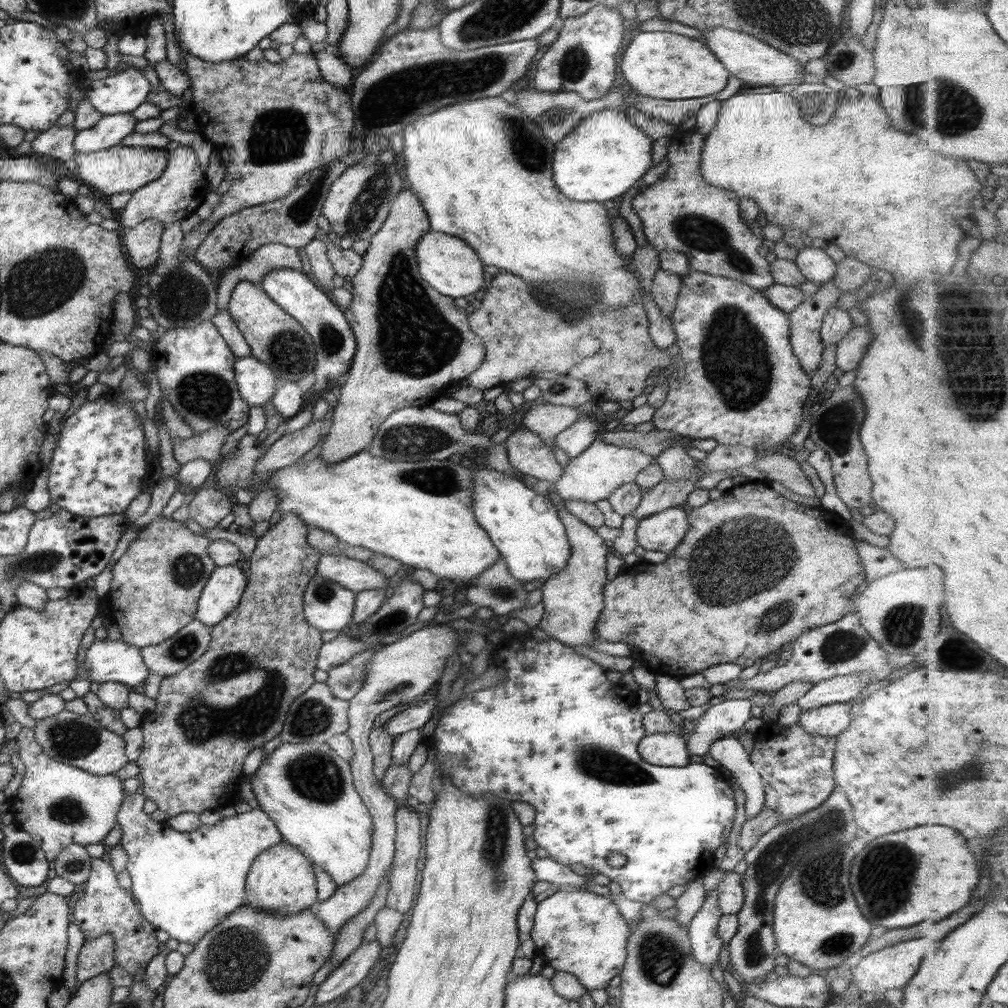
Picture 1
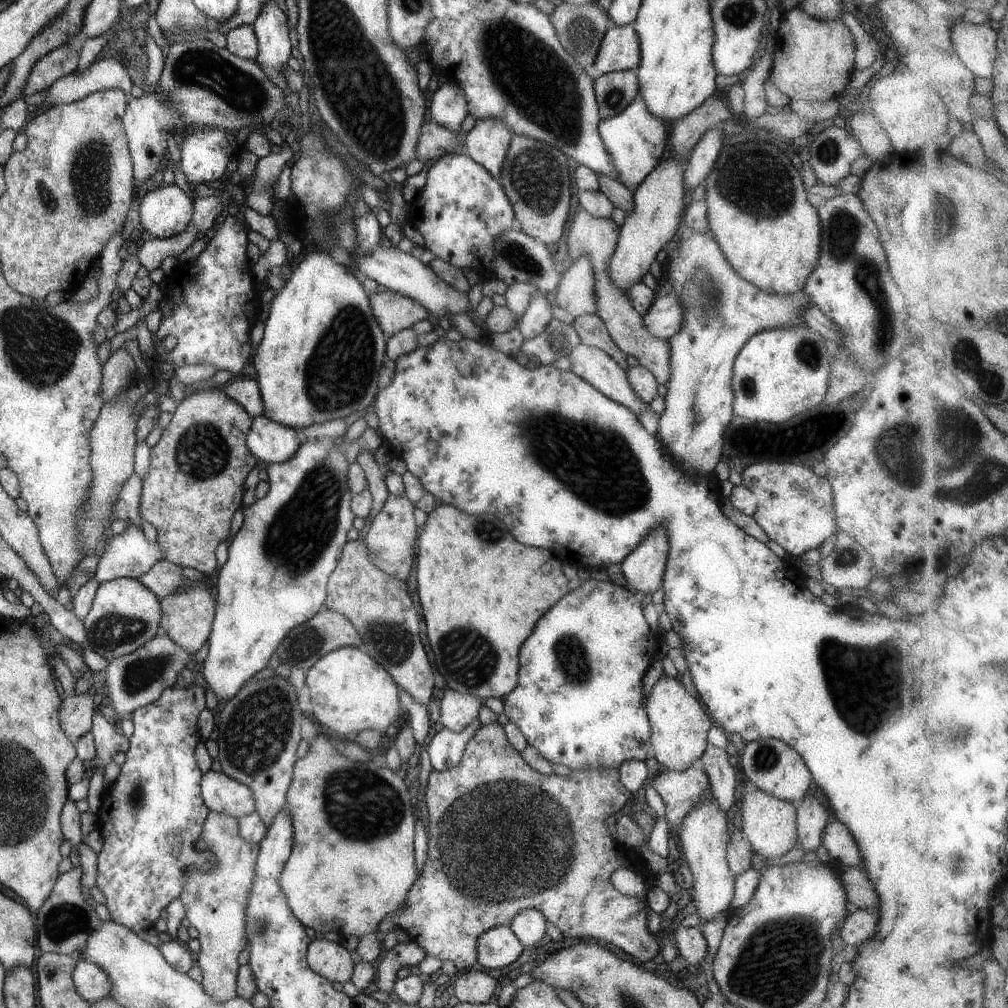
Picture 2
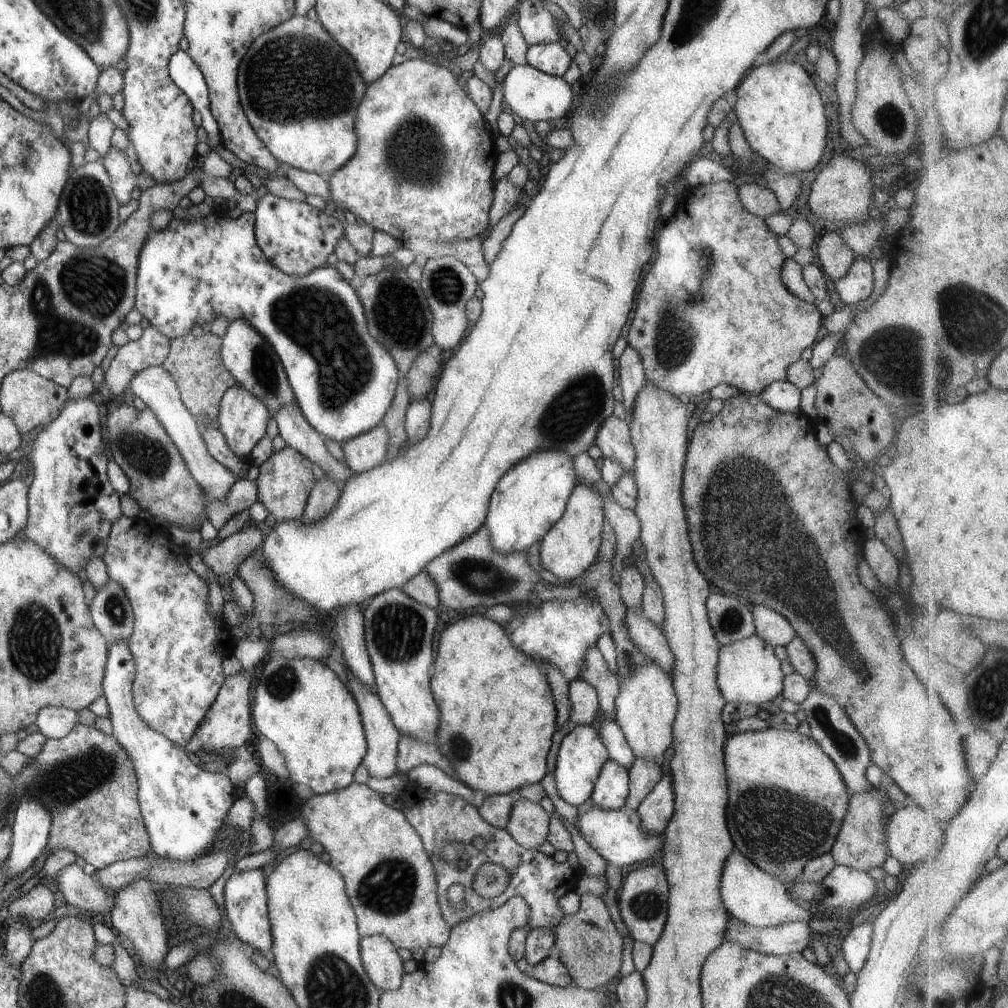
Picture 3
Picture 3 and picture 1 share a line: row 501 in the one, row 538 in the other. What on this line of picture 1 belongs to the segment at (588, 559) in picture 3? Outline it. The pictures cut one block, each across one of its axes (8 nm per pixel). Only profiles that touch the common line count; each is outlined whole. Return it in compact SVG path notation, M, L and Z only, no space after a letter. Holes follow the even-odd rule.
M557 510L557 514L569 543L569 558L567 564L557 574L549 576L540 587L543 617L536 628L567 647L588 647L596 639L596 621L603 610L606 546L594 529L567 510Z

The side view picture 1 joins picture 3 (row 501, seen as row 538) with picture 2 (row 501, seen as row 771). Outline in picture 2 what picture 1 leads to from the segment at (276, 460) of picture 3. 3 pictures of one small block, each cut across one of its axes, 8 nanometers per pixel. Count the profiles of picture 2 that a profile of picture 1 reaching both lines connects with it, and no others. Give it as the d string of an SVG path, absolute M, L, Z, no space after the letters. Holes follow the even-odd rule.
M220 386L195 392L177 405L160 440L150 448L149 472L141 479L139 515L156 531L156 544L162 551L162 559L181 569L195 569L205 578L217 572L215 549L229 536L232 515L243 506L244 481L257 462L245 443L251 424L251 416L229 399Z

